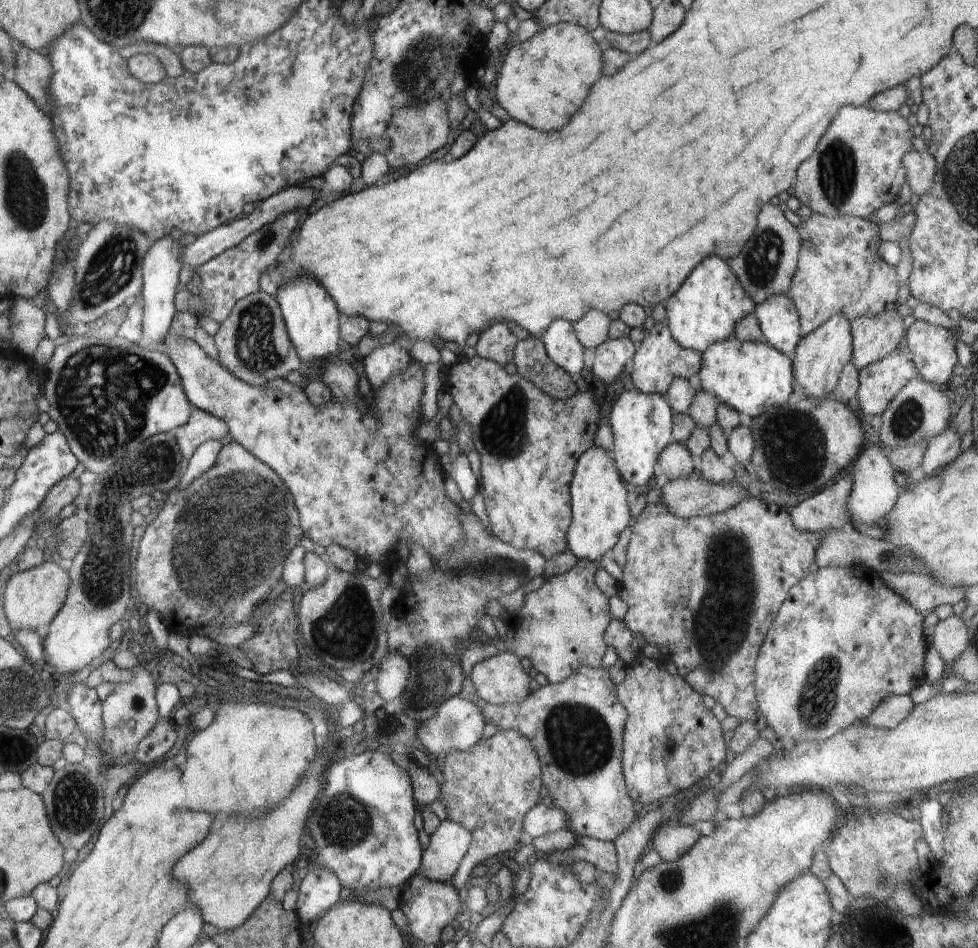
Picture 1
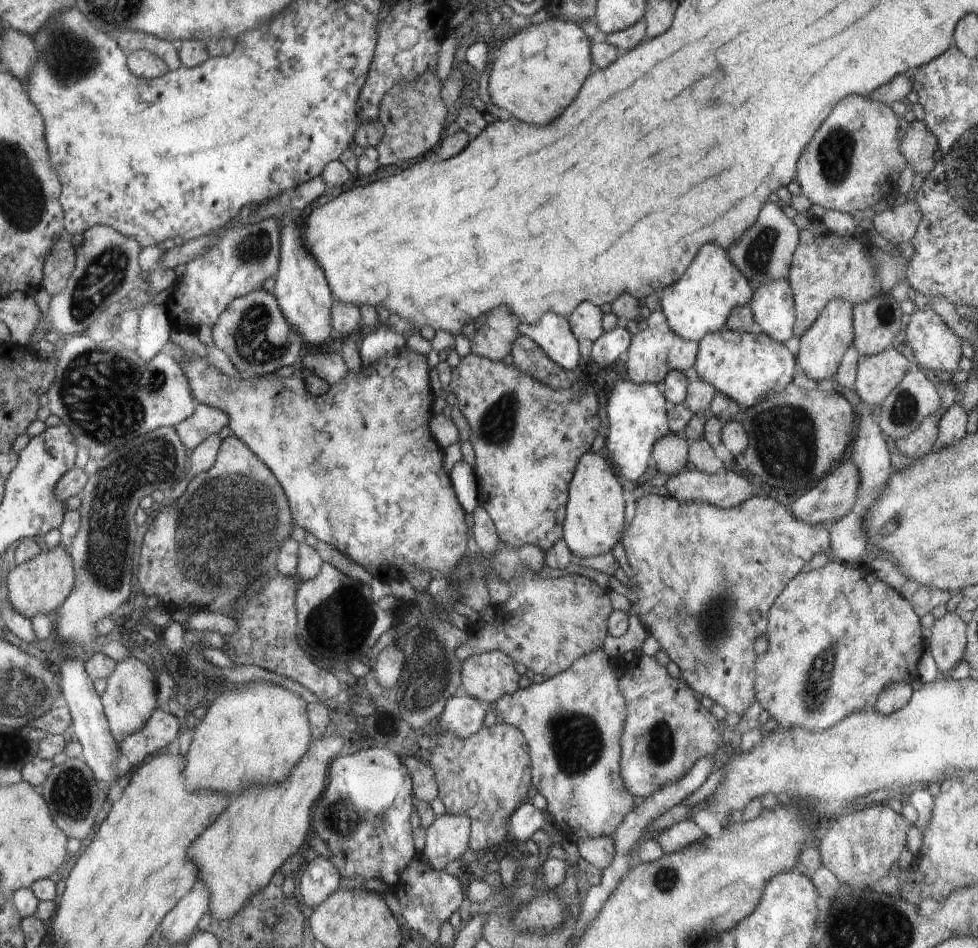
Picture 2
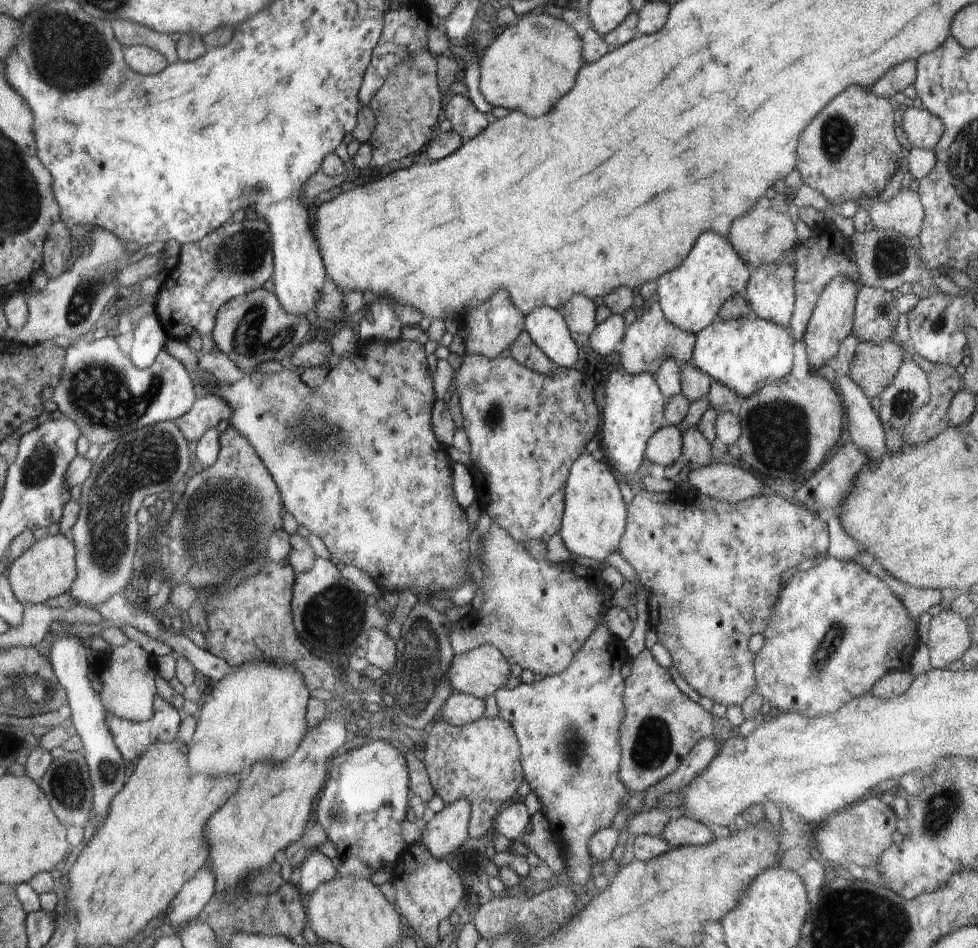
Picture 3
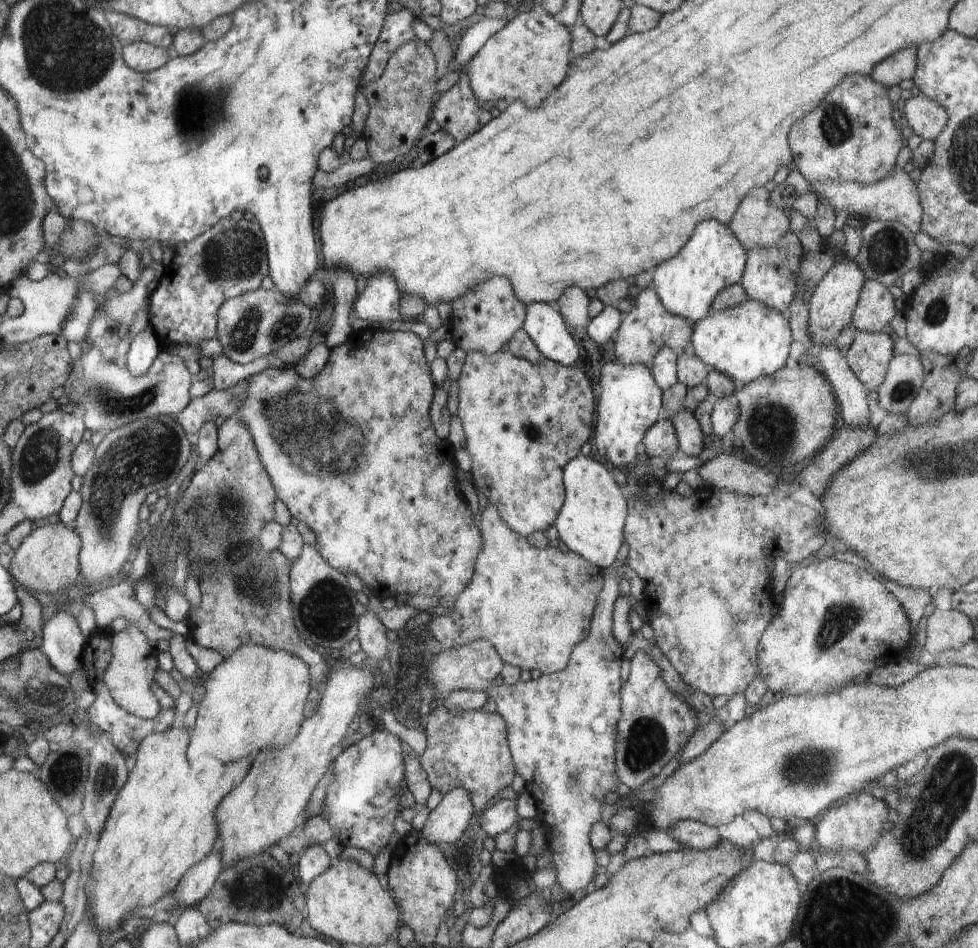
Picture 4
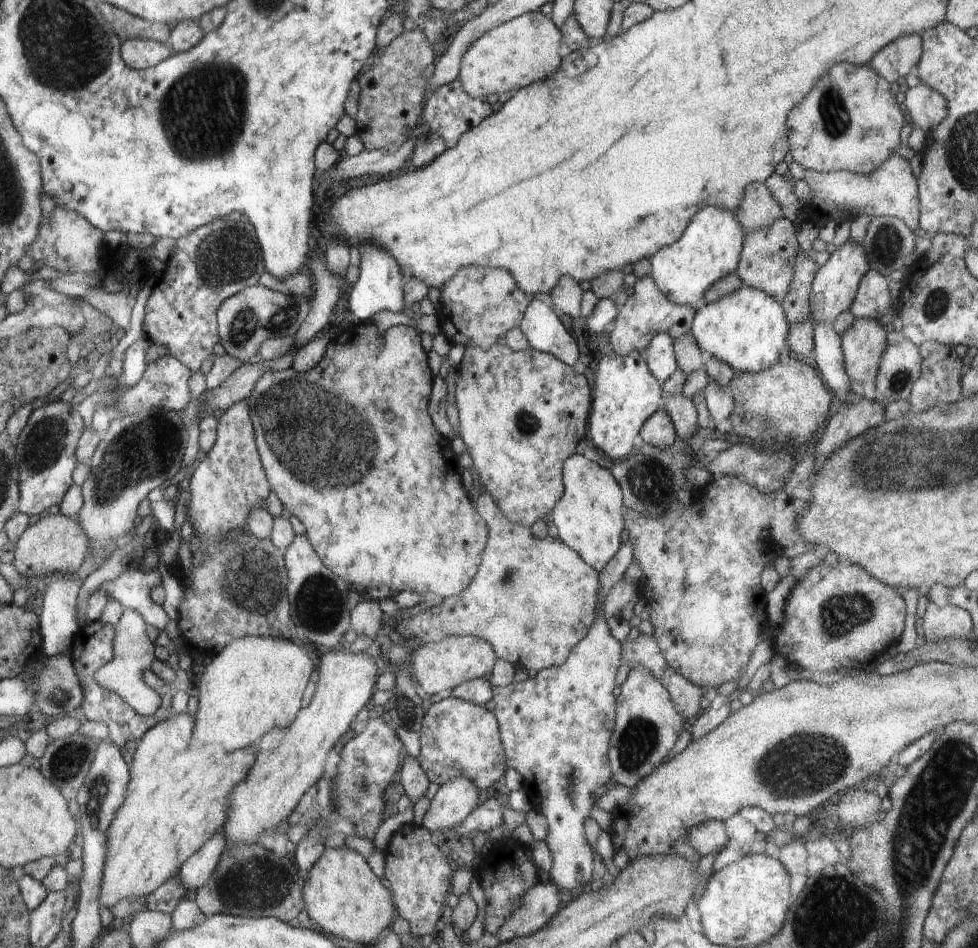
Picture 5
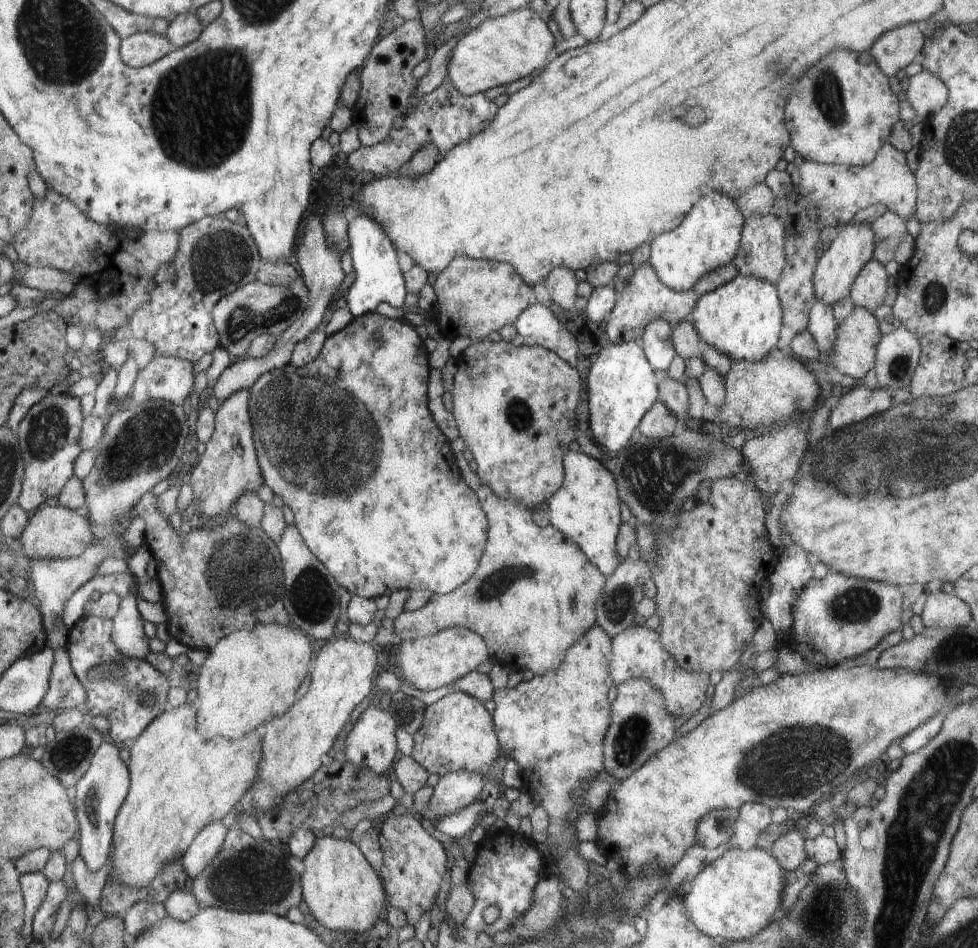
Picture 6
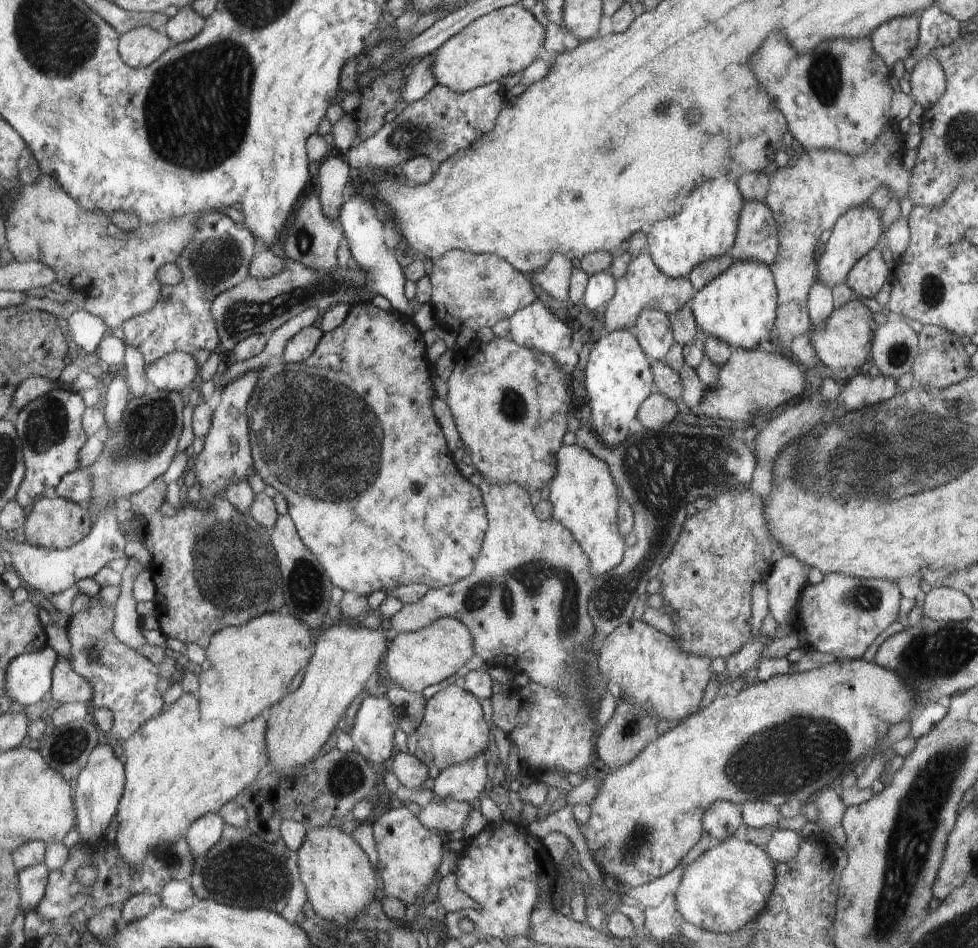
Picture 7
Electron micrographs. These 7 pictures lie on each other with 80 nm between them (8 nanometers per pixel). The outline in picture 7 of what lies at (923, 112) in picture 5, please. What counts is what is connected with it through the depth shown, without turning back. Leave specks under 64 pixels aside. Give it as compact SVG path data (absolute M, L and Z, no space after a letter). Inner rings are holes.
M931 52L925 57L915 56L917 63L907 75L911 86L910 96L926 110L936 104L946 90L945 72Z

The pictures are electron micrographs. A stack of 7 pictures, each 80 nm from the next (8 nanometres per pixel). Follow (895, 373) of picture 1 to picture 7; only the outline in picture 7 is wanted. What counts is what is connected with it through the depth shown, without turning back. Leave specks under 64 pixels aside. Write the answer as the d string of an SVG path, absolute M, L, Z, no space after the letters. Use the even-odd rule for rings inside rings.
M856 298L842 308L834 309L822 329L811 328L810 336L813 338L813 345L817 349L821 362L832 370L836 368L836 370L846 370L849 375L858 374L861 366L871 356L873 336L877 328L872 313L860 298Z

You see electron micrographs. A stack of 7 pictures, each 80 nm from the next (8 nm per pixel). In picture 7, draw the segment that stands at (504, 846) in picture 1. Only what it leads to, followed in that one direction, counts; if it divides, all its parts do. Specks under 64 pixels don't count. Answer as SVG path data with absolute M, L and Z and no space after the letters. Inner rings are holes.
M459 683L449 685L427 700L420 726L407 736L408 753L418 757L428 768L436 767L438 770L455 764L475 762L475 758L482 755L484 750L488 748L488 742L490 742L490 732L488 732L488 724L482 714L482 706L474 698L474 695L463 689Z

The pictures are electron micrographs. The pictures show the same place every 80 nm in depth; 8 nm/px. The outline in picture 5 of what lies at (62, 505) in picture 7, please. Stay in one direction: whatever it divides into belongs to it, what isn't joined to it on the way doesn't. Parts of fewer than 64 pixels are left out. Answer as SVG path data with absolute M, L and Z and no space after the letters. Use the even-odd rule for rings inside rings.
M43 514L34 524L29 526L18 539L13 564L20 576L27 582L34 578L42 578L41 583L57 573L69 573L74 575L78 572L82 562L88 555L89 538L85 535L80 521L72 517Z

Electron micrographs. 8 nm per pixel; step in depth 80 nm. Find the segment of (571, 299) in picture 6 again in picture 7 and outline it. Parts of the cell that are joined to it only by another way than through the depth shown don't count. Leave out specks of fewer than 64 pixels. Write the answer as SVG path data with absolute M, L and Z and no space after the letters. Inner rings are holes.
M556 254L550 258L550 264L533 274L536 282L550 296L554 296L559 301L569 298L569 284L573 266L571 260L568 260L563 254Z

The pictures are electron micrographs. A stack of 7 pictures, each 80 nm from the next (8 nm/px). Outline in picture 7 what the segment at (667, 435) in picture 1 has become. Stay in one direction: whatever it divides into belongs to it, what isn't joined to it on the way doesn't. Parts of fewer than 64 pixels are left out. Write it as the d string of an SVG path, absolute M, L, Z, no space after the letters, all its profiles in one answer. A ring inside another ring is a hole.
M614 331L591 347L586 365L586 400L591 410L591 423L606 447L614 448L628 439L628 426L636 418L641 404L658 392L652 380L650 364L633 331Z

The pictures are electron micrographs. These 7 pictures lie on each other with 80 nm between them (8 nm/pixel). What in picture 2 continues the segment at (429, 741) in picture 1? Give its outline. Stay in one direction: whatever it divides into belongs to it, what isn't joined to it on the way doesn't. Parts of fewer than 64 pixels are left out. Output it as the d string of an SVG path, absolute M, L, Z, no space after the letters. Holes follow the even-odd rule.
M470 696L450 697L446 701L444 712L433 725L434 735L438 736L438 731L440 733L448 731L451 735L468 739L484 726L484 716L486 708L478 699Z

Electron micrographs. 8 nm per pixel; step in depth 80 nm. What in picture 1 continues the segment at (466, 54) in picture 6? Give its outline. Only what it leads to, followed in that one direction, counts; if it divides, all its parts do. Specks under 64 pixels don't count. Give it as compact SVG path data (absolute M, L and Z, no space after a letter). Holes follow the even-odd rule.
M565 22L549 26L530 40L510 47L494 82L496 103L512 118L532 128L544 132L560 130L580 110L590 88L602 78L604 66L605 52L585 28Z

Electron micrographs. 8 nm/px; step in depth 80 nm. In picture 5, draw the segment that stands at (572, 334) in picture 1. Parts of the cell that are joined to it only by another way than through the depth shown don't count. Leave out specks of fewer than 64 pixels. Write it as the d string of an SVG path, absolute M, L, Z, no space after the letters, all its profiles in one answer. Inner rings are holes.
M531 298L519 327L532 350L550 353L571 367L576 364L578 346L552 307Z

